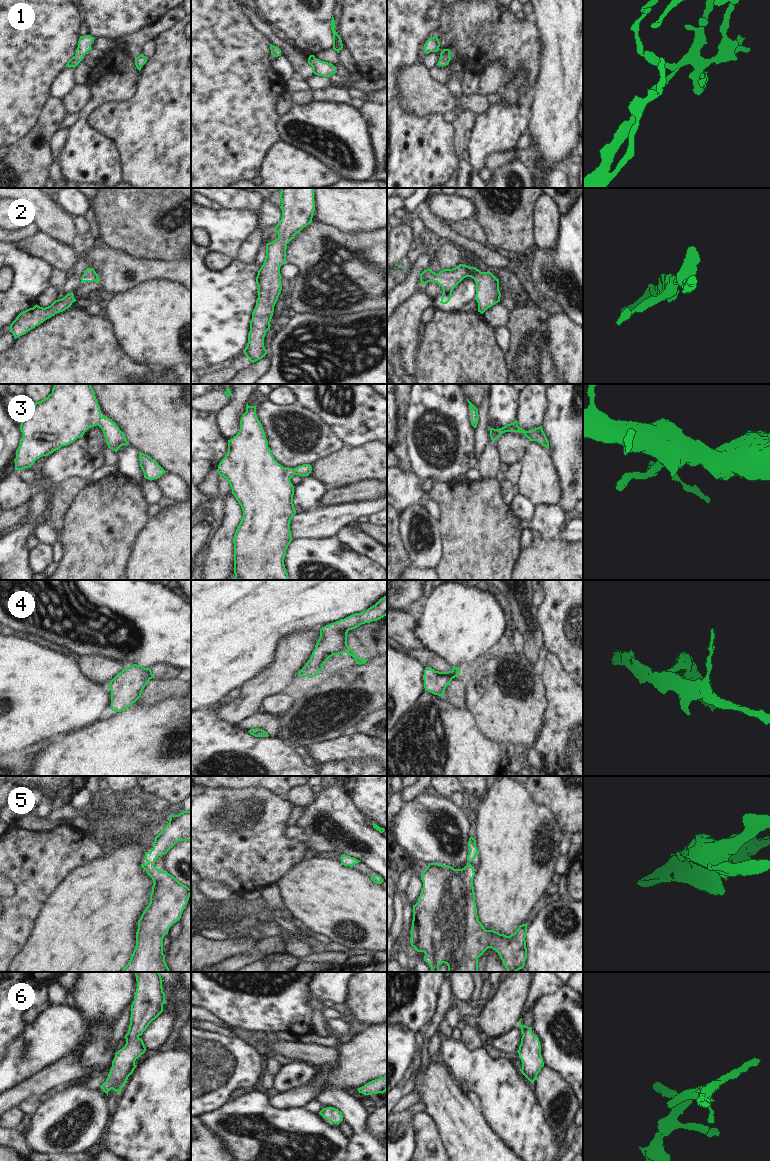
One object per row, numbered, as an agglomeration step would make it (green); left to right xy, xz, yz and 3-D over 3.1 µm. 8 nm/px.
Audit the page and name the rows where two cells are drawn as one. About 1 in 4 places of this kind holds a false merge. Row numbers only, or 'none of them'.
4

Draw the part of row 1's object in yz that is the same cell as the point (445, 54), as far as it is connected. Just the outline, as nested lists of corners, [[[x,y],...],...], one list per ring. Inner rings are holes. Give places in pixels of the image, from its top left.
[[[443,49],[443,51],[440,53],[440,58],[439,58],[437,65],[438,66],[446,66],[449,64],[450,60],[451,60],[450,50]]]

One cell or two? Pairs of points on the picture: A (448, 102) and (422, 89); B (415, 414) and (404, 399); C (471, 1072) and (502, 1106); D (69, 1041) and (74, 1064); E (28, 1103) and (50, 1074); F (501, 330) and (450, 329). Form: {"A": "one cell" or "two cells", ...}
{"A": "one cell", "B": "two cells", "C": "one cell", "D": "two cells", "E": "two cells", "F": "two cells"}

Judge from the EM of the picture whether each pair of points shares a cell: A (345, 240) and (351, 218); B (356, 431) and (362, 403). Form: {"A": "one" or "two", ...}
{"A": "two", "B": "one"}

